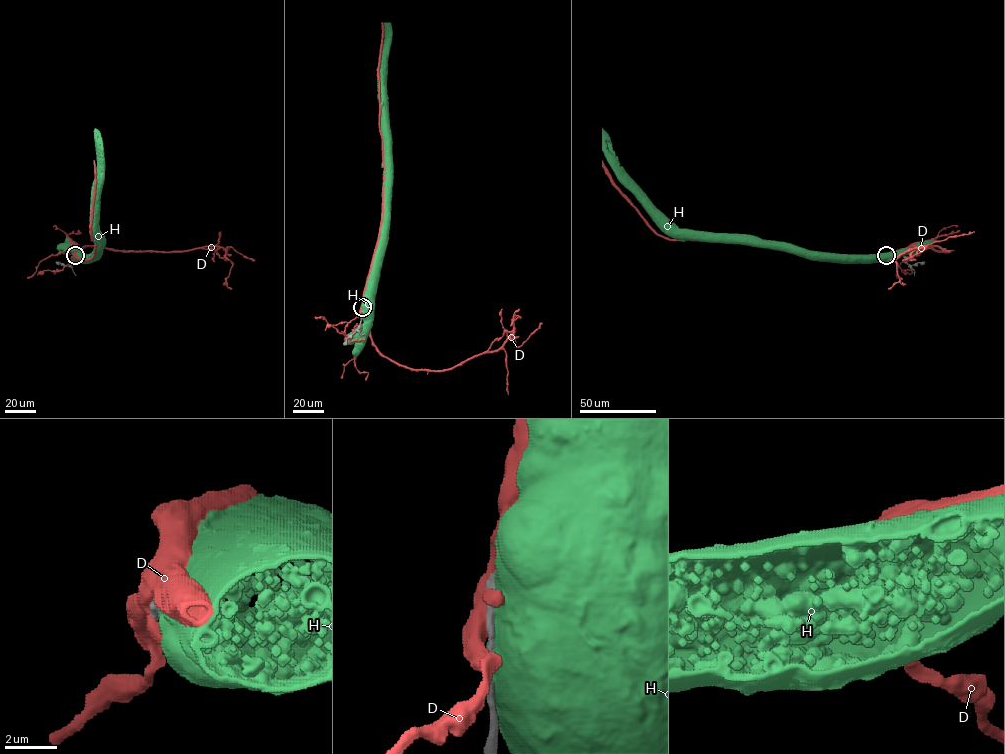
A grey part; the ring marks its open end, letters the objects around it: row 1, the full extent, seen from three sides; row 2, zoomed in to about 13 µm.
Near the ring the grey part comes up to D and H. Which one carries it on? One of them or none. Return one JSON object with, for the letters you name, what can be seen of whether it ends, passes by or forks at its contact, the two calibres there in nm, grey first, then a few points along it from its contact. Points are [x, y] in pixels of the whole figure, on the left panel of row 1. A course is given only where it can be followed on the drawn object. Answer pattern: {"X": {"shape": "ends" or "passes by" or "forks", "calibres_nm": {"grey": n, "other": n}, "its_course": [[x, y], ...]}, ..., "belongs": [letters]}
{"belongs": []}

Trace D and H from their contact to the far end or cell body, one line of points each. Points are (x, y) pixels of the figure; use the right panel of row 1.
D: (888, 257), (822, 260), (749, 243), (663, 237), (620, 191), (602, 160)
H: (888, 257), (833, 257), (755, 244), (747, 237), (678, 228), (616, 166), (611, 143), (602, 128)

